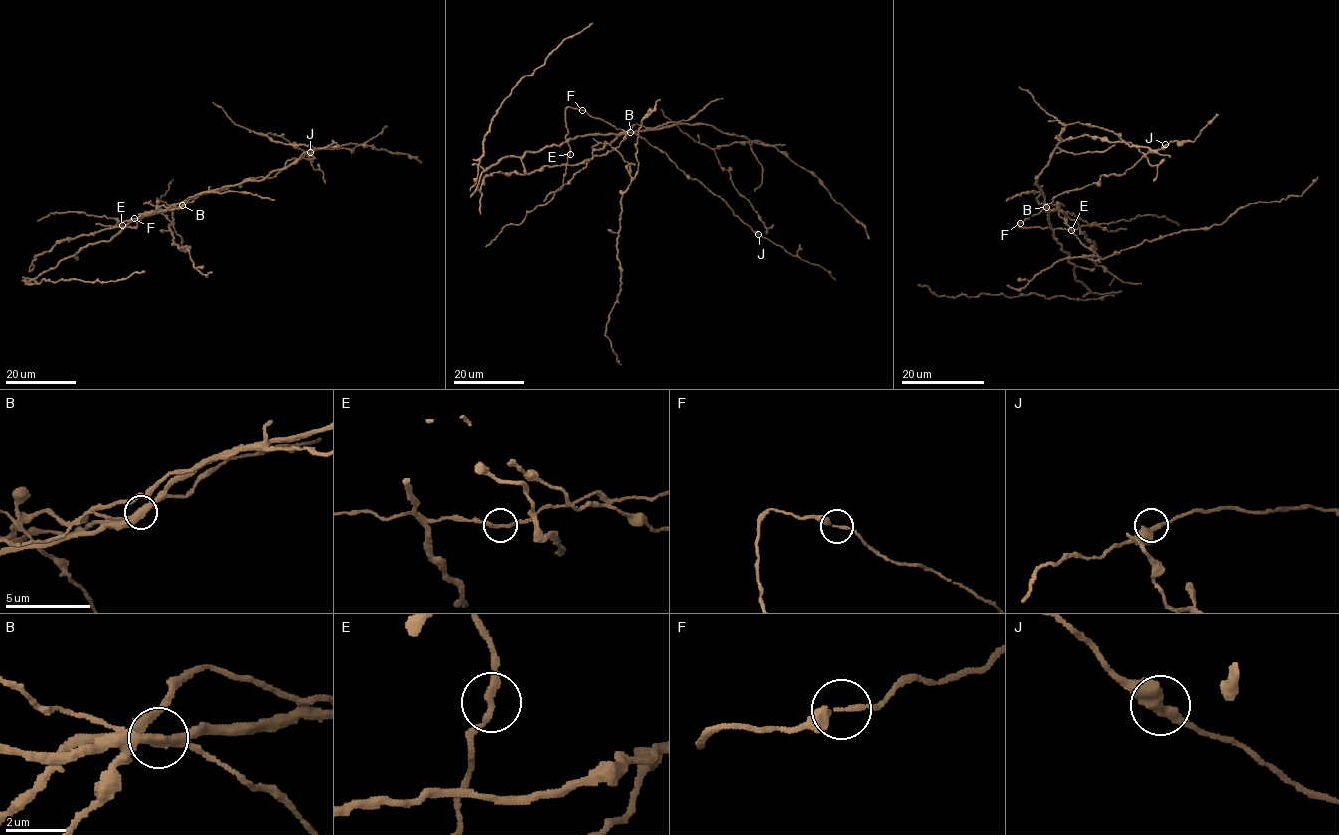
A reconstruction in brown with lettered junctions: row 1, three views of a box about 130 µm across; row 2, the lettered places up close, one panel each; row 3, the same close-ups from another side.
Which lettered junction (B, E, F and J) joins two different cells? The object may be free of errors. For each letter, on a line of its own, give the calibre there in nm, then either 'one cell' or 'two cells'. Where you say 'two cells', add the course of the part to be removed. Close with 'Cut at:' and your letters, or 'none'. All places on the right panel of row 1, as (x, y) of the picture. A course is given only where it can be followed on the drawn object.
B: calibre 400 nm; two cells; course (1045, 207), (1052, 235), (1075, 266), (1074, 278), (1105, 295), (954, 297), (938, 296), (917, 285)
E: calibre 240 nm; one cell
F: calibre 240 nm; one cell
J: calibre 400 nm; one cell
Cut at: B

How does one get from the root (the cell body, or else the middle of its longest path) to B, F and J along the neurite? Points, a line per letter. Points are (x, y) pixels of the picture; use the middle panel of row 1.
B: (595, 134), (630, 132)
F: (595, 134), (624, 131), (582, 110)
J: (595, 134), (634, 133), (643, 138), (662, 150), (687, 175), (719, 196), (735, 216), (758, 234)

